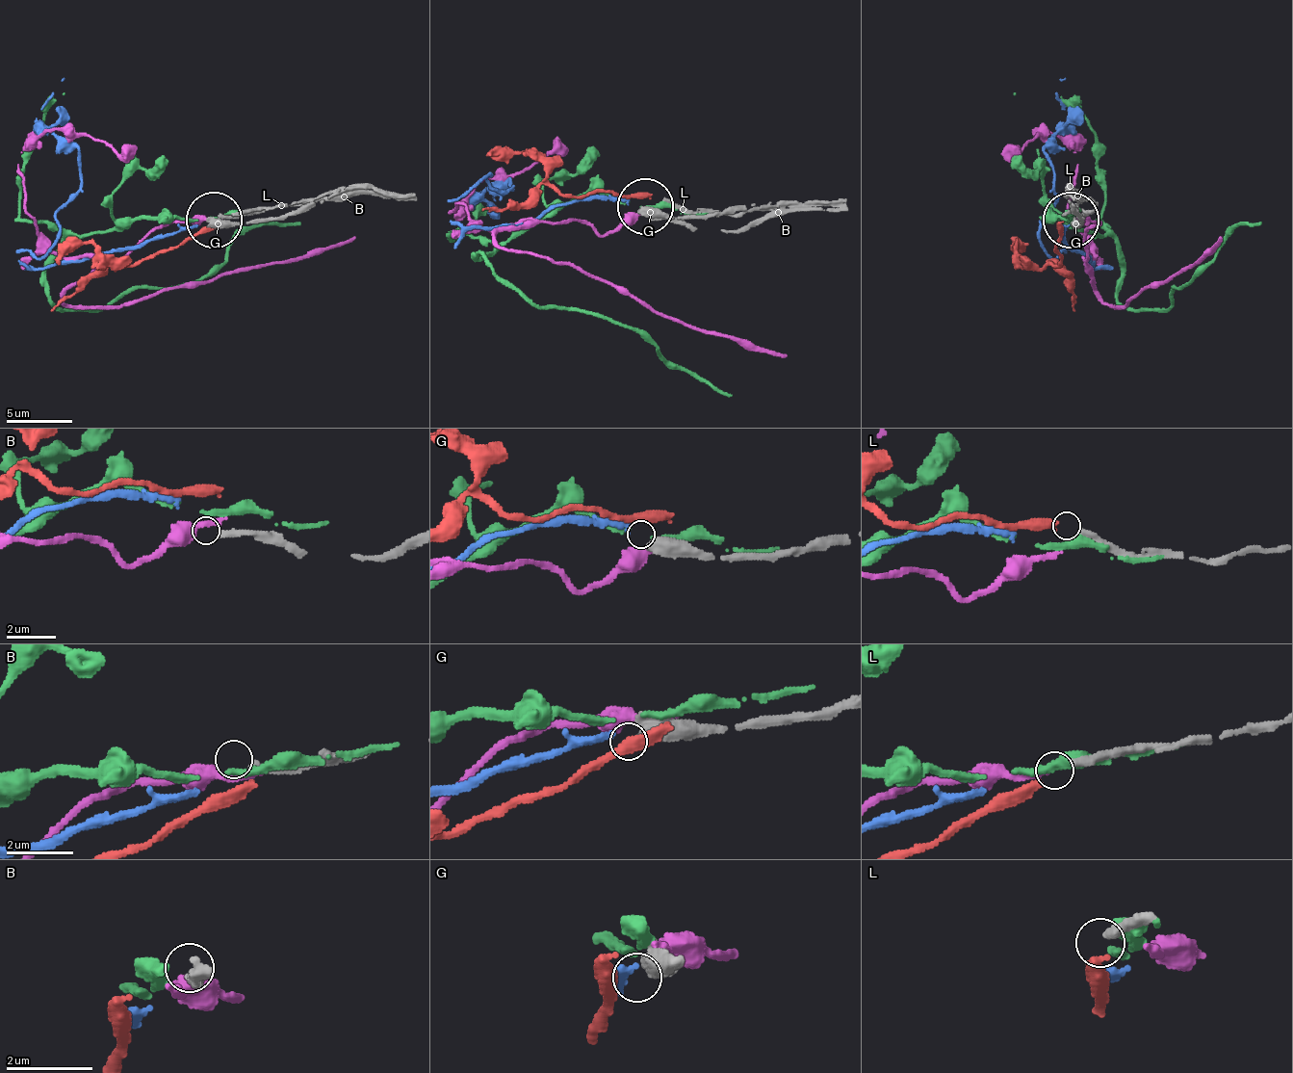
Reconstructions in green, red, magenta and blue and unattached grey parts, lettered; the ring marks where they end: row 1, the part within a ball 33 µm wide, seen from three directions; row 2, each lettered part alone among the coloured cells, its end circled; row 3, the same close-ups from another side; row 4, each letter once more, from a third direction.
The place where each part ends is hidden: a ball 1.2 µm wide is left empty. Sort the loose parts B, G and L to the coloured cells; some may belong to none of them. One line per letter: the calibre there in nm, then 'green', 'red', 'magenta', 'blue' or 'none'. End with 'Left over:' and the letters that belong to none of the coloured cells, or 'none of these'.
B: 280 nm | none
G: 500 nm | blue
L: 240 nm | red
Left over: B

